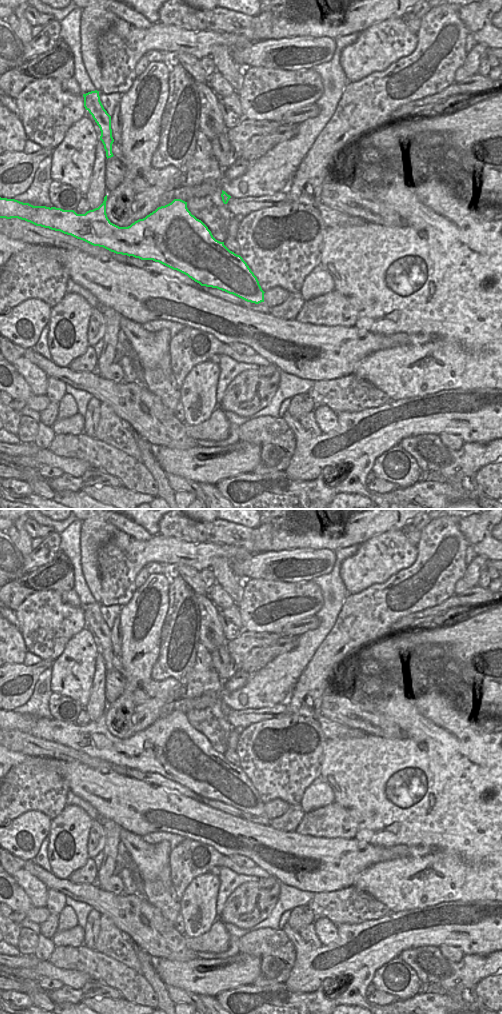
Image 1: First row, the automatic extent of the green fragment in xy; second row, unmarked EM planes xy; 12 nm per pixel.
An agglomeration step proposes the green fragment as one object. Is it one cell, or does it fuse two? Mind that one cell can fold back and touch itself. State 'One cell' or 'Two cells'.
One cell

